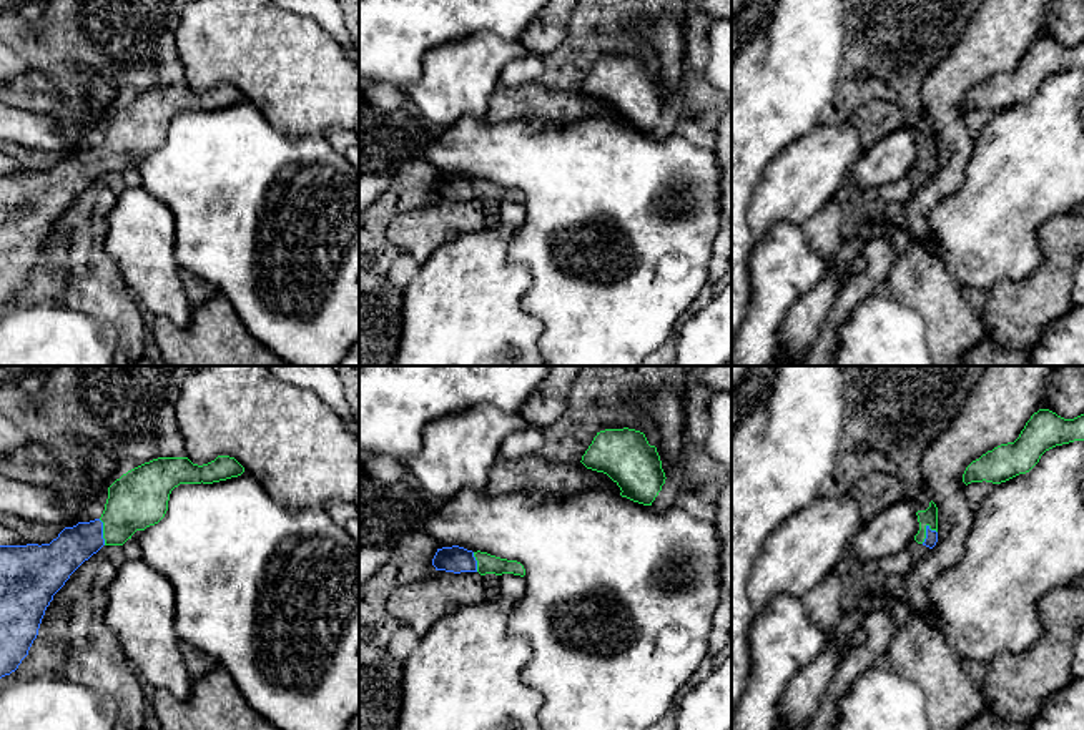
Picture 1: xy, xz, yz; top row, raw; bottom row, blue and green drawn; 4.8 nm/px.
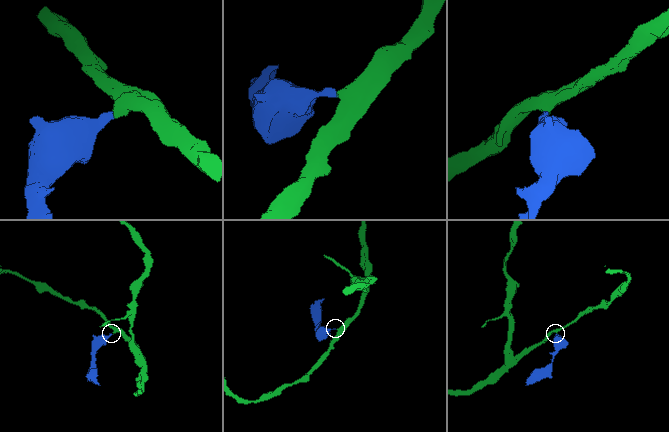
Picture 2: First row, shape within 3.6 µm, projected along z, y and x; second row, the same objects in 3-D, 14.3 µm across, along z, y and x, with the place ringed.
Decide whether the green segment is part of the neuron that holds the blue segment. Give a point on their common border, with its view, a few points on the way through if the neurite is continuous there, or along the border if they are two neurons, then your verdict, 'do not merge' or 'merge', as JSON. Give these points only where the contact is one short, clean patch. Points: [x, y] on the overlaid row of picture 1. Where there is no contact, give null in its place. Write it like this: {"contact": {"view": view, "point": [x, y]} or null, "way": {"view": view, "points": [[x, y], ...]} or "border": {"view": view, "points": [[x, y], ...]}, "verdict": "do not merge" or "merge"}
{"contact": {"view": "yz", "point": [926, 534]}, "way": {"view": "yz", "points": [[931, 536], [926, 534], [930, 516]]}, "verdict": "merge"}

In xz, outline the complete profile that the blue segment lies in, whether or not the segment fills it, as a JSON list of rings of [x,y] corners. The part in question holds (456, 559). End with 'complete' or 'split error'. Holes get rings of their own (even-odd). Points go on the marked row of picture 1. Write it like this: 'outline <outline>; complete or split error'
outline [[[459,545],[437,549],[432,559],[432,565],[436,567],[436,570],[446,570],[454,574],[479,572],[480,575],[525,575],[524,565],[517,560],[500,559],[480,550],[472,552]]]; split error

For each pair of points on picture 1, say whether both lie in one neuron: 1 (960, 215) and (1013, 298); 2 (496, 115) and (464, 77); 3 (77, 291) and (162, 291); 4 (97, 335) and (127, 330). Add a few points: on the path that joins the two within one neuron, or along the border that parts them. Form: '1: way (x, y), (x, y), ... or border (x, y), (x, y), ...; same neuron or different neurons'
1: border (1038, 265), (1021, 280), (998, 281), (988, 290); different neurons
2: border (497, 85), (482, 117); different neurons
3: border (110, 256), (128, 291), (140, 303); different neurons
4: border (80, 313), (107, 321), (115, 331), (117, 348); different neurons

